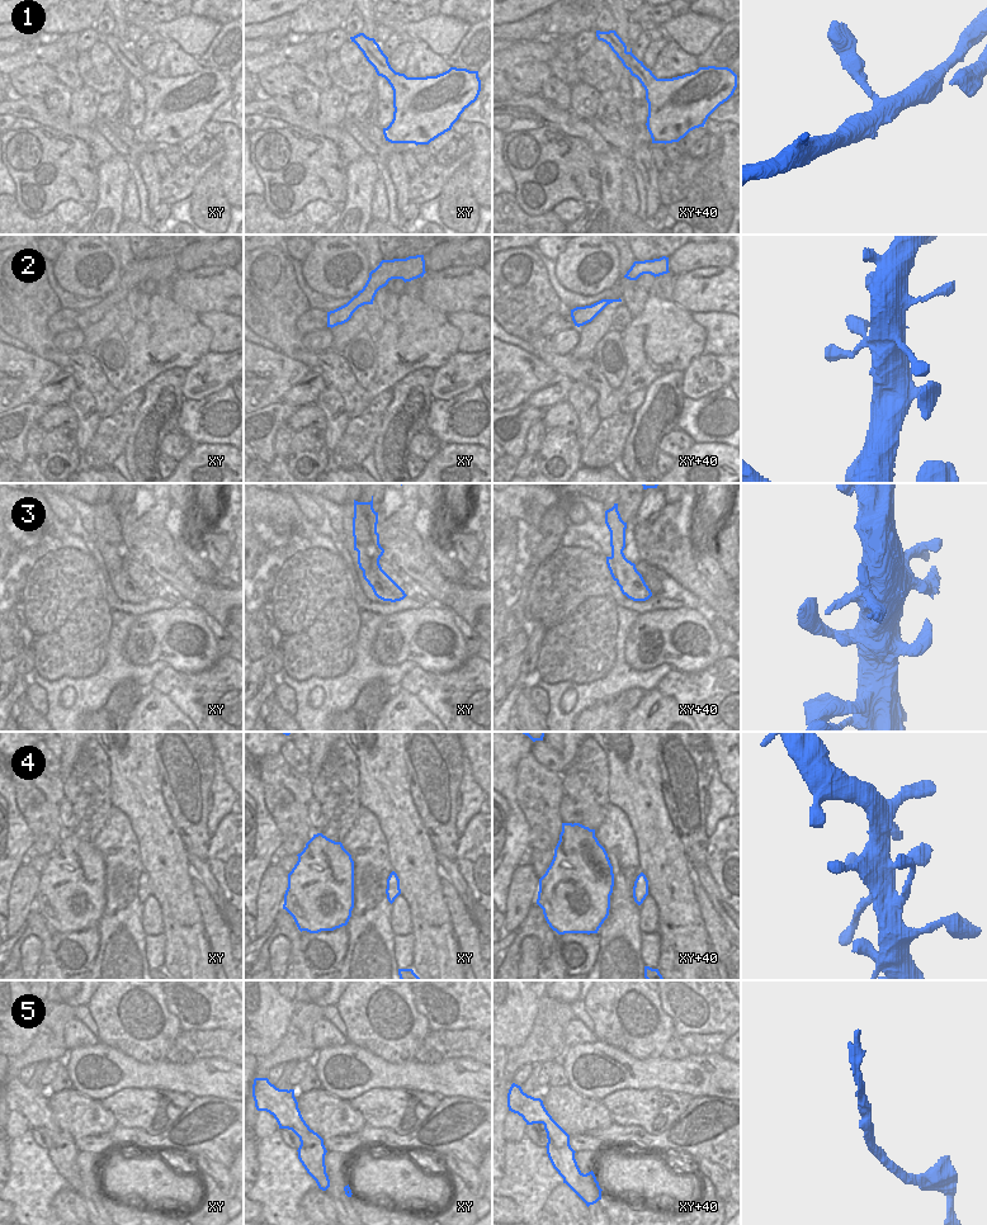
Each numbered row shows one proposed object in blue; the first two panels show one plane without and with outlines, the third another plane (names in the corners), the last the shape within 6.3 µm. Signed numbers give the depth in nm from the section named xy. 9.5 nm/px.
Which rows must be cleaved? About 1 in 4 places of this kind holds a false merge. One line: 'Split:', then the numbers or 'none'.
Split: none

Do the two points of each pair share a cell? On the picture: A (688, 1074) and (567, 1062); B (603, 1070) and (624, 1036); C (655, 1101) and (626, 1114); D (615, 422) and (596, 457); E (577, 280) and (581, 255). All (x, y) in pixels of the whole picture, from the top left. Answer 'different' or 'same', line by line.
A: same
B: different
C: same
D: same
E: same

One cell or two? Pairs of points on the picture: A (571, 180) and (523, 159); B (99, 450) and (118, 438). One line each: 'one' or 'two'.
A: one
B: one

